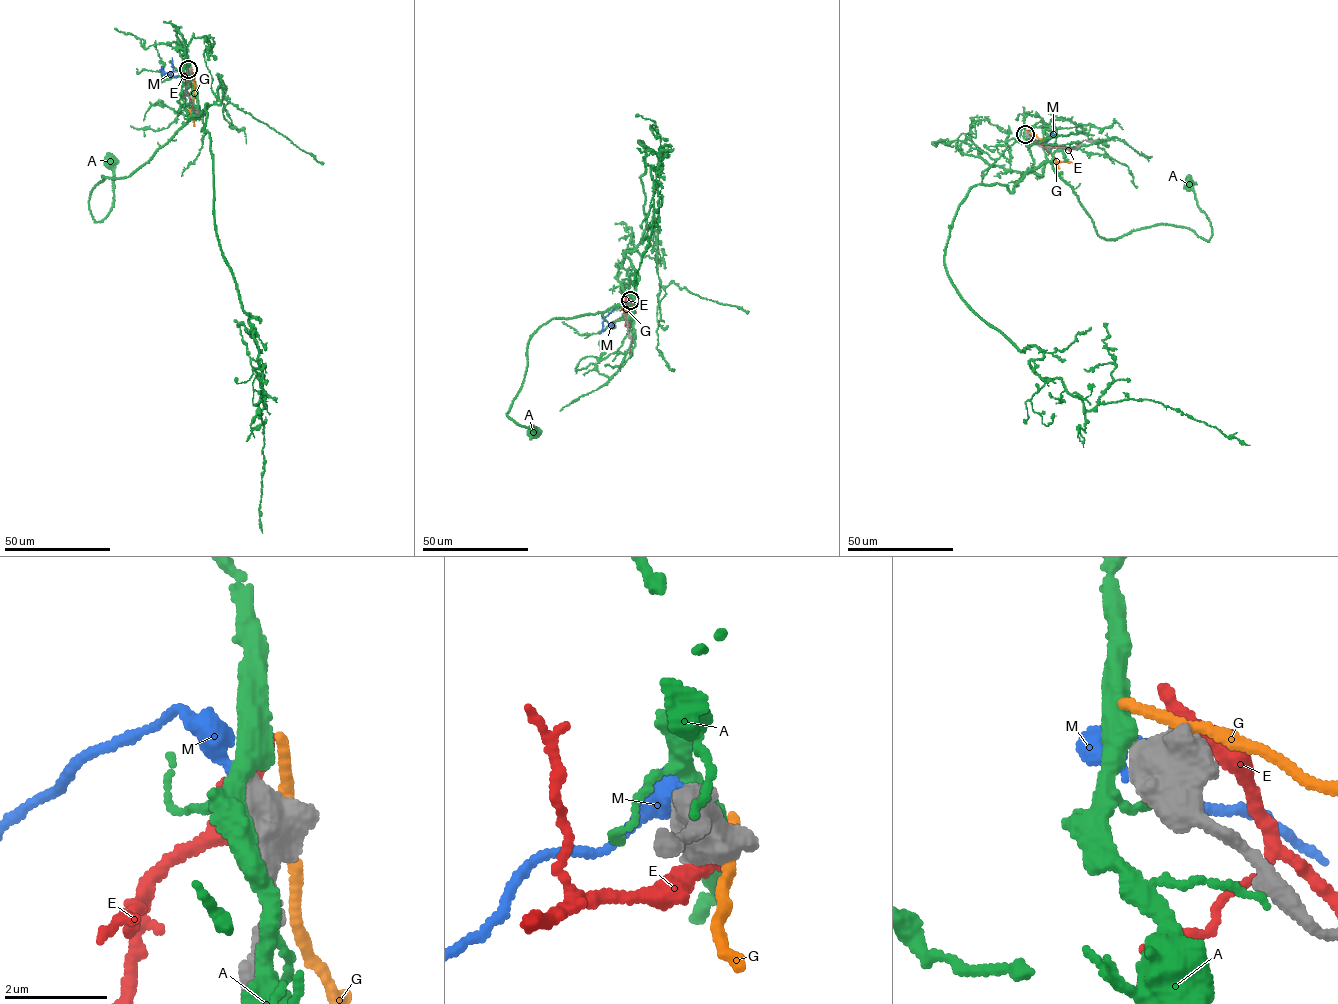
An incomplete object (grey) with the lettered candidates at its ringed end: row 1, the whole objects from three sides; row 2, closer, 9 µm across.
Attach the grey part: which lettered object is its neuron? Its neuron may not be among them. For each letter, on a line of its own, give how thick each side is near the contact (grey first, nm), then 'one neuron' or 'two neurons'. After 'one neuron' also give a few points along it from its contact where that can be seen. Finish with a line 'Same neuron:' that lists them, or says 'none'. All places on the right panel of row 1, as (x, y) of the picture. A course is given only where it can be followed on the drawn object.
A: calibres 750 and 360 nm; two neurons
E: calibres 650 and 550 nm; two neurons
G: calibres 800 and 200 nm; two neurons
M: calibres 700 and 340 nm; two neurons
Same neuron: none

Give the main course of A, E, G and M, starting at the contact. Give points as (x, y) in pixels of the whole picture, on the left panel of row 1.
A: (189, 68), (183, 101), (198, 113), (129, 176), (103, 176), (89, 201), (95, 222), (114, 199), (109, 160)
E: (189, 68), (185, 83), (194, 112)
G: (191, 69), (194, 97), (191, 110), (194, 126)
M: (189, 68), (184, 66), (177, 71), (165, 73), (160, 70)

